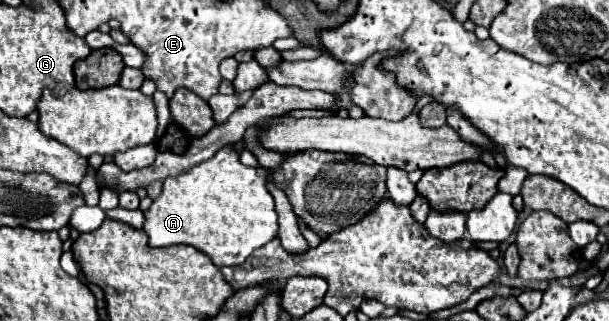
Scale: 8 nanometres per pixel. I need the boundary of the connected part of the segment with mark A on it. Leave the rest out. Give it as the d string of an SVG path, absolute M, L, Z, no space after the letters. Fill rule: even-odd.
M223 147L215 157L203 161L201 165L183 171L177 177L167 177L163 191L153 199L151 207L145 213L143 231L149 237L149 247L167 247L167 245L191 245L197 251L211 257L217 267L235 267L245 263L245 259L265 243L277 237L277 213L273 197L265 185L265 177L257 169L245 167L239 161L239 153L231 147Z

